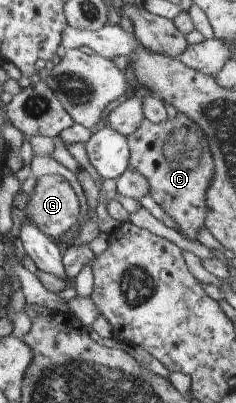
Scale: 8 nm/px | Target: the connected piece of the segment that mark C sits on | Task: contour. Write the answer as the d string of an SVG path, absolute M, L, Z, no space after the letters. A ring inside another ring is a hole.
M177 113L173 119L167 118L163 123L158 124L144 119L139 127L126 138L130 151L127 168L145 176L148 181L148 195L151 199L177 223L184 238L195 239L197 229L204 225L206 189L212 179L214 169L212 155L204 133L191 120Z

